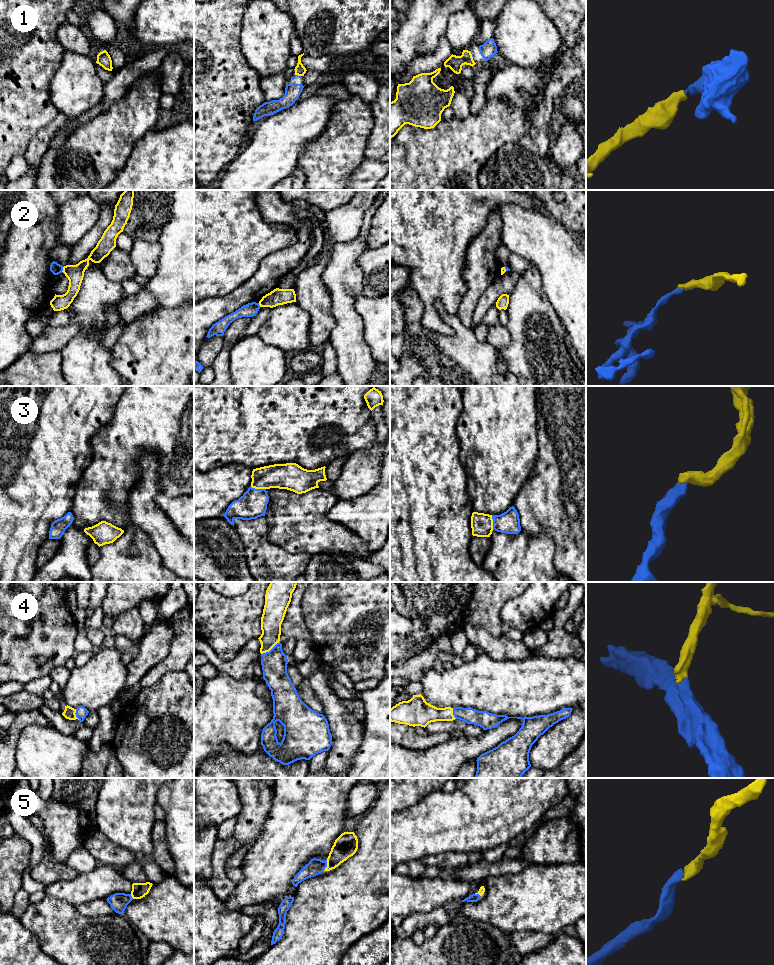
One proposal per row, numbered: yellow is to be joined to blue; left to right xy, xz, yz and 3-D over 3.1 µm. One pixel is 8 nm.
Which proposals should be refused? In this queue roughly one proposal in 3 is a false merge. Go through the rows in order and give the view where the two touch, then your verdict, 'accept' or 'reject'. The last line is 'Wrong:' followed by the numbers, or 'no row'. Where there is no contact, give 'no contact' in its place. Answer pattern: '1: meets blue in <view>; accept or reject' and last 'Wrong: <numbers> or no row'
1: meets blue in yz; accept
2: meets blue in xy; reject
3: meets blue in xz; accept
4: meets blue in xz; accept
5: meets blue in xz; accept
Wrong: 2

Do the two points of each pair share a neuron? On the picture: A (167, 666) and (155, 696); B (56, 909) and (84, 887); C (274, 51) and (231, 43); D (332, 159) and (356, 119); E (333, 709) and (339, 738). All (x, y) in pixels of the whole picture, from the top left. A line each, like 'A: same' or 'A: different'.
A: different
B: different
C: different
D: same
E: same

